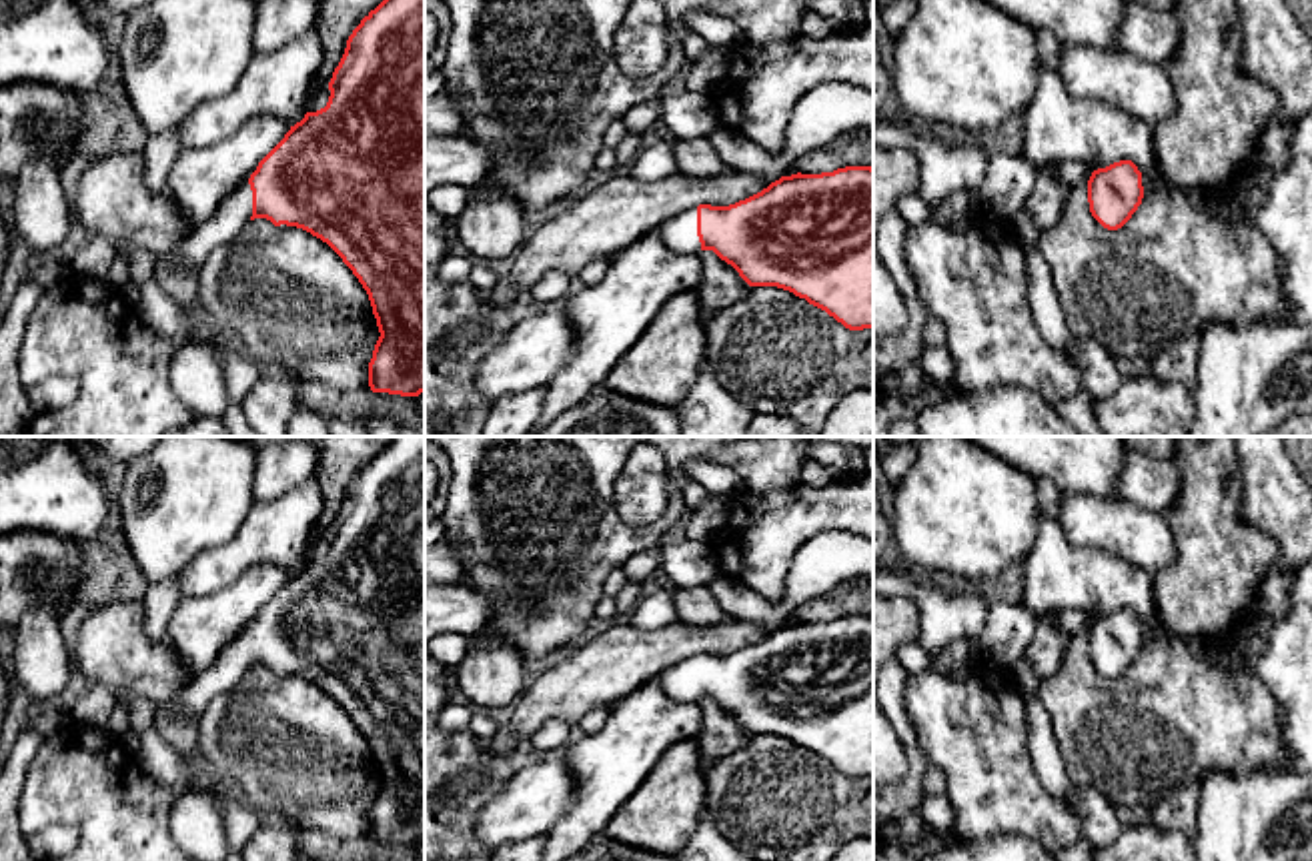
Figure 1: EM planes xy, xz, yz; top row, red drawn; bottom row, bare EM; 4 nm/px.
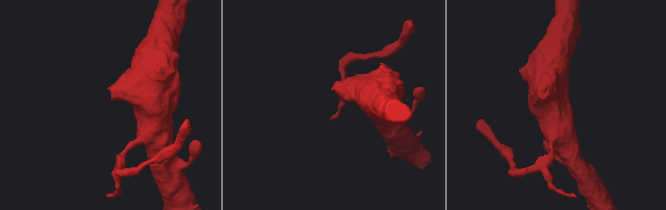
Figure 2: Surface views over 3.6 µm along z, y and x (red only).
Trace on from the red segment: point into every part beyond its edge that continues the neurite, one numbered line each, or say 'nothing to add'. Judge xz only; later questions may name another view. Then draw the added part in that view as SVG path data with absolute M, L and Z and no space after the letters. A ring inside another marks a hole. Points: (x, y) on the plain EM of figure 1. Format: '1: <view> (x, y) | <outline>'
1: xz (680, 681) | M697 657L671 665L657 679L663 693L673 701L693 705L701 701L701 691L697 685Z

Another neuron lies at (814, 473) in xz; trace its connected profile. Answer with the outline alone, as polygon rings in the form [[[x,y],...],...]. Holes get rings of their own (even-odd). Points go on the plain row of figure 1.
[[[807,459],[803,463],[801,469],[801,477],[799,483],[803,483],[805,487],[825,487],[833,481],[831,473],[827,467],[823,467],[821,463]]]

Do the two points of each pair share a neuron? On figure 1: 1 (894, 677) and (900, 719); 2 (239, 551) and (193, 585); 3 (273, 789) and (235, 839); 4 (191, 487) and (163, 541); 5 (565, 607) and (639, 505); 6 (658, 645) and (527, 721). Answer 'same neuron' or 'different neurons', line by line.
1: same neuron
2: same neuron
3: different neurons
4: same neuron
5: different neurons
6: same neuron

